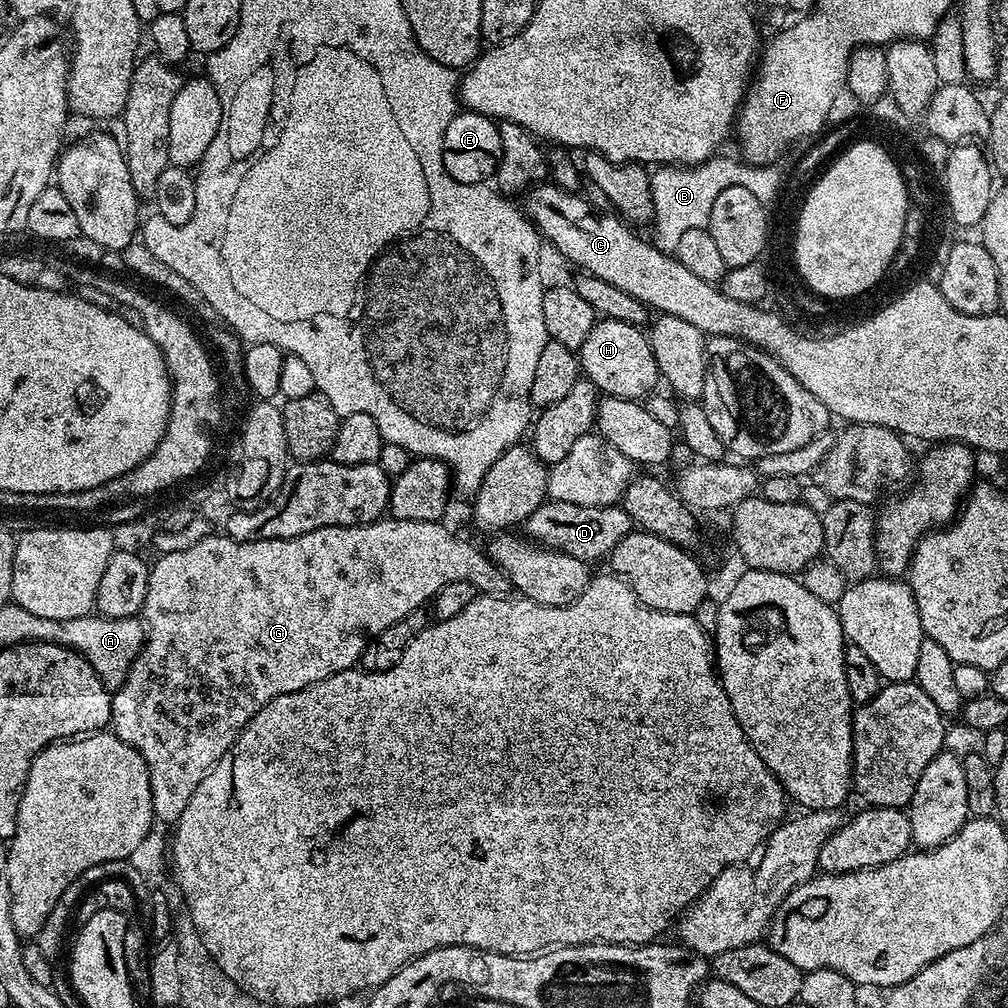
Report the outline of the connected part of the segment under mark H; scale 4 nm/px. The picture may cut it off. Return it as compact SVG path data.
M597 319L590 334L586 334L586 342L582 342L578 350L578 359L581 373L604 396L643 401L655 389L652 387L662 380L651 339L643 327L630 322Z

